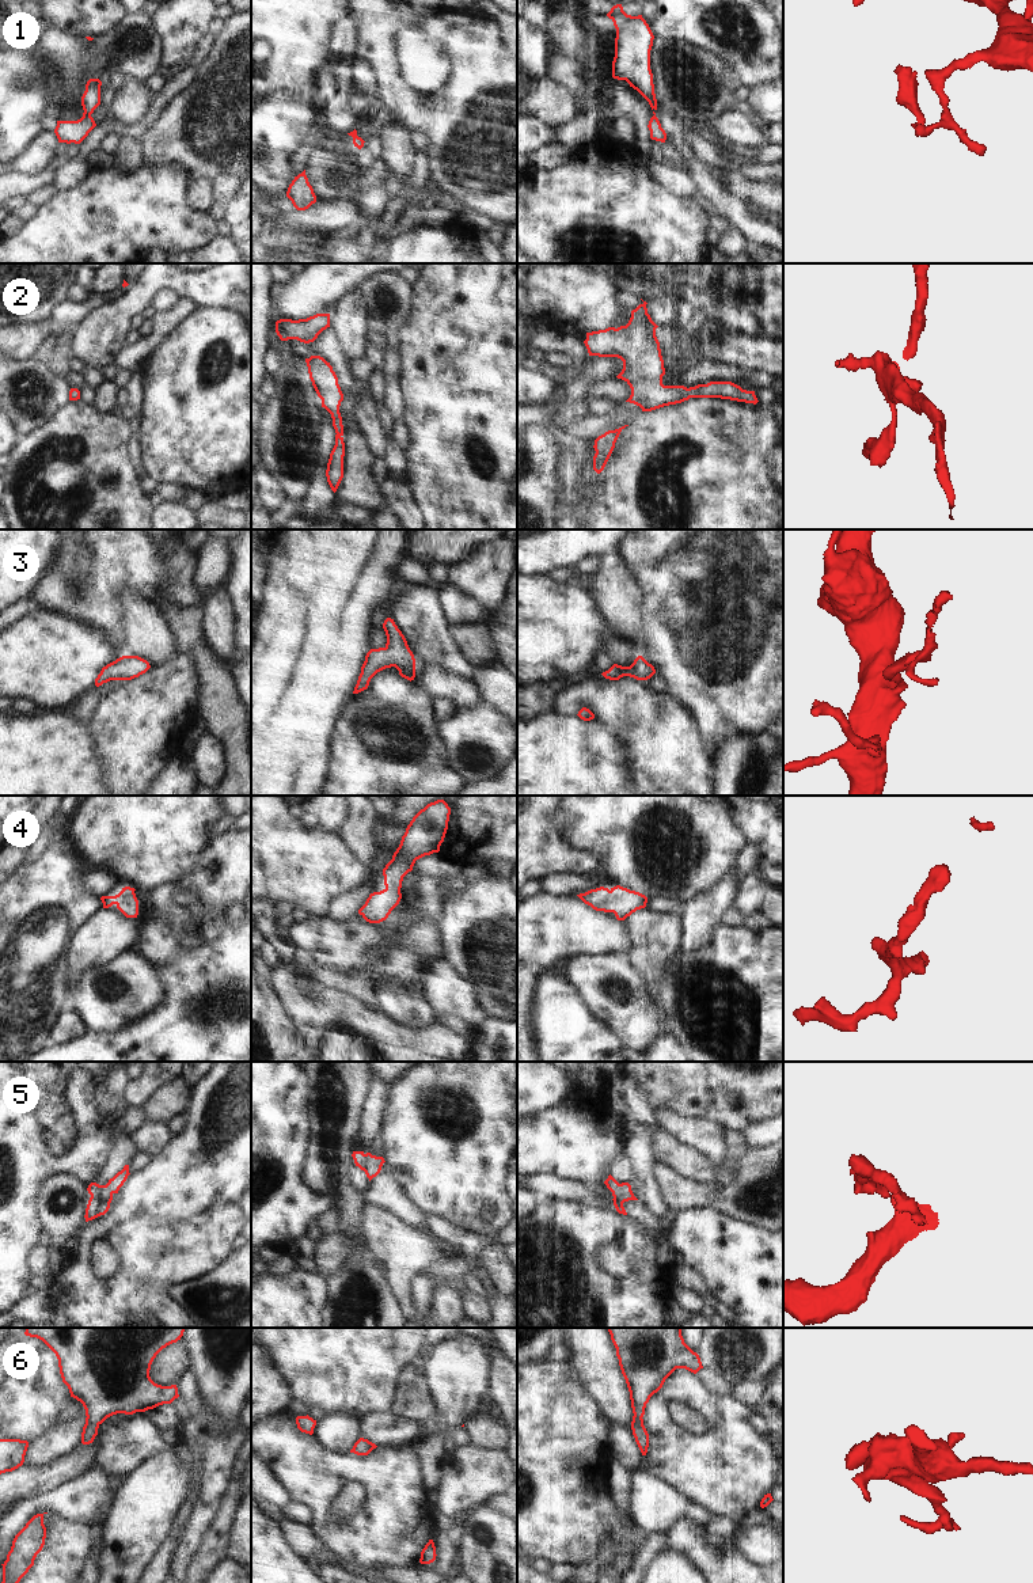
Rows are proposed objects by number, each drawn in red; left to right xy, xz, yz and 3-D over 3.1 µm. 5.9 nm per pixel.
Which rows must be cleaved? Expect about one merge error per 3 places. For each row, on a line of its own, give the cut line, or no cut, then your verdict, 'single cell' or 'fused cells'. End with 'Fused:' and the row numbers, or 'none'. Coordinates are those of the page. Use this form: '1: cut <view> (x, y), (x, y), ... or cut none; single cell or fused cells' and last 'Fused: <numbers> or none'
1: cut xy (83, 114), (90, 116); fused cells
2: cut none; single cell
3: cut none; single cell
4: cut none; single cell
5: cut none; single cell
6: cut none; single cell
Fused: 1

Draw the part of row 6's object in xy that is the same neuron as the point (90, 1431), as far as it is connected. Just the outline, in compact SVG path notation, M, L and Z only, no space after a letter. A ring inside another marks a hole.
M26 1328L24 1335L42 1340L56 1354L62 1382L86 1409L81 1443L90 1445L107 1417L145 1412L179 1397L176 1385L155 1383L149 1370L156 1355L181 1340L183 1332L185 1328Z

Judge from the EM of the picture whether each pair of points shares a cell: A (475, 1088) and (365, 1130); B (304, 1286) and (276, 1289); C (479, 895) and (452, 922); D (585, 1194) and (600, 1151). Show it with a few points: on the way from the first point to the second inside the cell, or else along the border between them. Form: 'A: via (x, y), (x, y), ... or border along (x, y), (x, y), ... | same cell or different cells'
A: border along (388, 1093), (382, 1113), (382, 1126), (378, 1132) | different cells
B: via (297, 1289), (283, 1289) | same cell
C: via (471, 899), (460, 914) | same cell
D: border along (555, 1173), (564, 1179), (581, 1181), (585, 1185) | different cells

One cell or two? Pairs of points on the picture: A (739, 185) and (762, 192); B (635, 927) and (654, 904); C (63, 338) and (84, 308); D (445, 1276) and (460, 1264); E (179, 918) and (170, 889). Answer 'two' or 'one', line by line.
A: one
B: two
C: two
D: one
E: one

